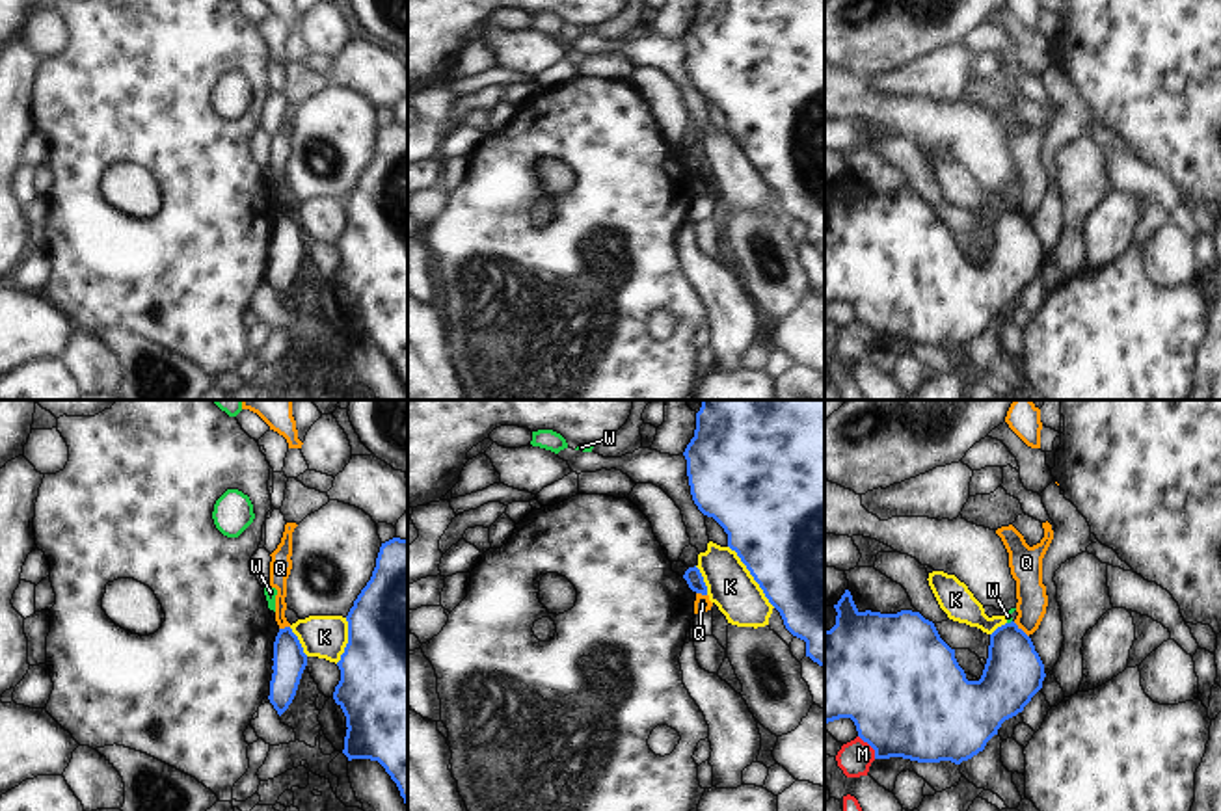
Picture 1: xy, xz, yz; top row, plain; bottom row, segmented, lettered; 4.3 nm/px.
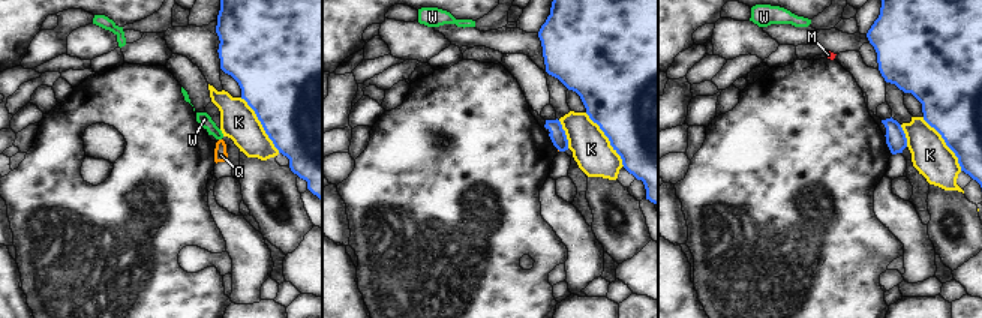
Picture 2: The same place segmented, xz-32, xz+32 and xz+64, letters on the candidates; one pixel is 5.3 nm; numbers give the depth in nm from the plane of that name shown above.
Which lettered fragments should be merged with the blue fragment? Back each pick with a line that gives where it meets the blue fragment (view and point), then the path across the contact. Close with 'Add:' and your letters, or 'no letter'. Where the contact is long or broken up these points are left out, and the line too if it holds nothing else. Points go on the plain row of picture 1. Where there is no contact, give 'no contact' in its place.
Add: no letter

